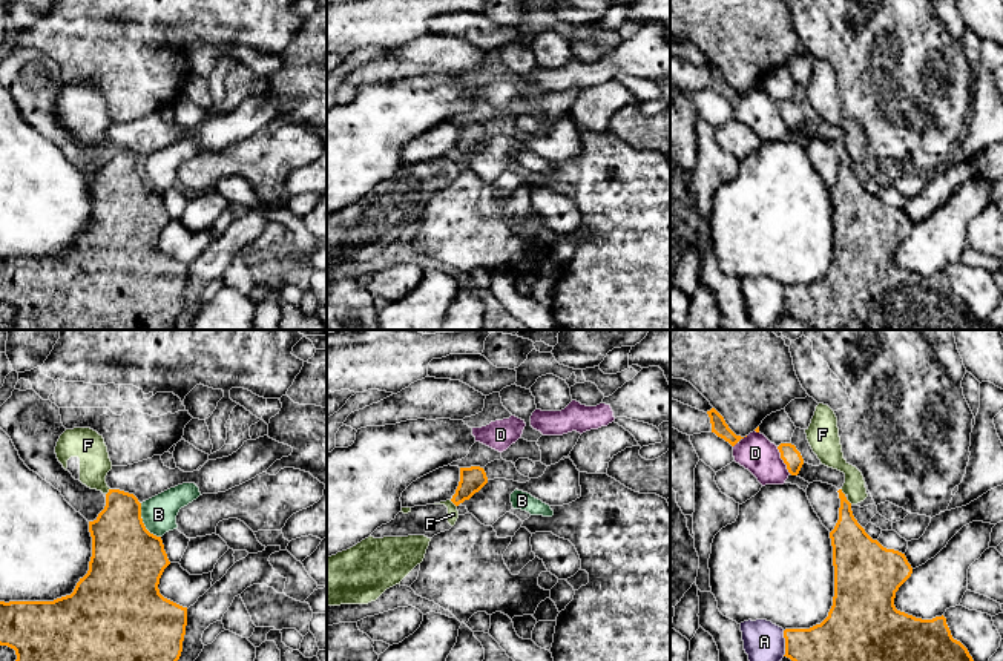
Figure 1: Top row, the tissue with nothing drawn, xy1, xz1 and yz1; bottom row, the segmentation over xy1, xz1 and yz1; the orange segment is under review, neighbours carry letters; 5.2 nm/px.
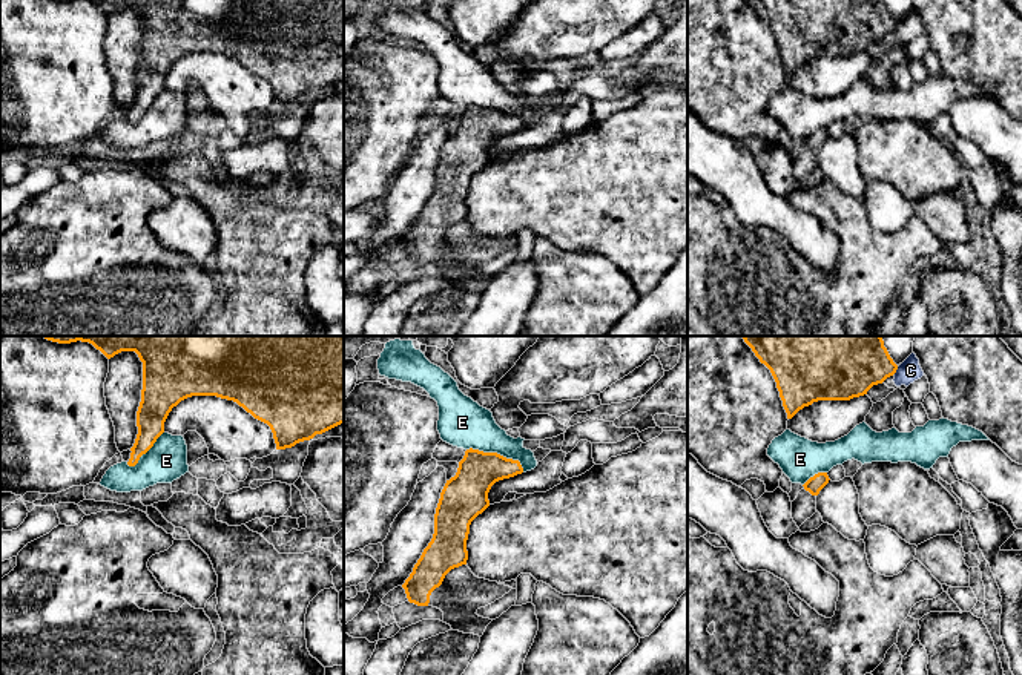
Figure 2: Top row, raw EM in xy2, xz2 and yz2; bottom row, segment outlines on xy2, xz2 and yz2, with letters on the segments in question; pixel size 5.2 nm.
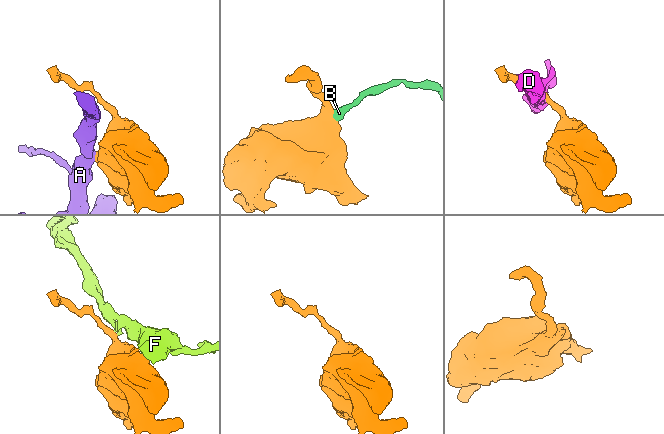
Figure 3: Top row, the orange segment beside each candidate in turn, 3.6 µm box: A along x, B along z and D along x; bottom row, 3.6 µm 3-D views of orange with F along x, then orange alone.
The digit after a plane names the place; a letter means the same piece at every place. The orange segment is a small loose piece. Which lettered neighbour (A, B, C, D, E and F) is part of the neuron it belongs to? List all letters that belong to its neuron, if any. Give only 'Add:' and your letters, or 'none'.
Add: none

